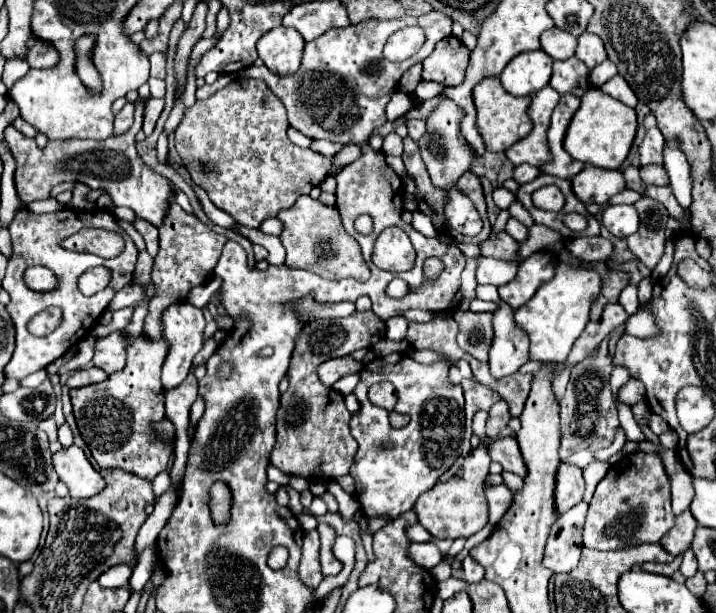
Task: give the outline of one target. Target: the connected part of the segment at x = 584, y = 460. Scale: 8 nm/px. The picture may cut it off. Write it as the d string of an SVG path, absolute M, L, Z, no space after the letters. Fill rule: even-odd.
M584 449L579 452L575 452L571 455L571 457L565 460L565 462L576 465L581 469L585 468L587 465L594 461L594 454L590 449Z

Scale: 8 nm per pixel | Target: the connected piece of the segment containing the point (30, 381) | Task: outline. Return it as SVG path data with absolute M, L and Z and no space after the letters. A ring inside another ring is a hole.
M42 369L20 381L20 385L23 387L30 387L32 389L36 389L45 379L46 371Z

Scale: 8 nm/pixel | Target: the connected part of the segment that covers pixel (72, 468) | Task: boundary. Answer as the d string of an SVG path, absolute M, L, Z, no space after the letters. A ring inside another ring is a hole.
M76 445L54 453L54 469L60 481L70 489L70 497L92 497L106 487L100 471L90 465L84 451Z

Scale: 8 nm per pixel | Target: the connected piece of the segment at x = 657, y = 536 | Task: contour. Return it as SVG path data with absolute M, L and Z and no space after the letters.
M630 453L610 467L608 475L594 491L584 525L584 547L614 551L630 543L658 543L672 527L674 513L670 507L670 481L662 461L652 453Z

